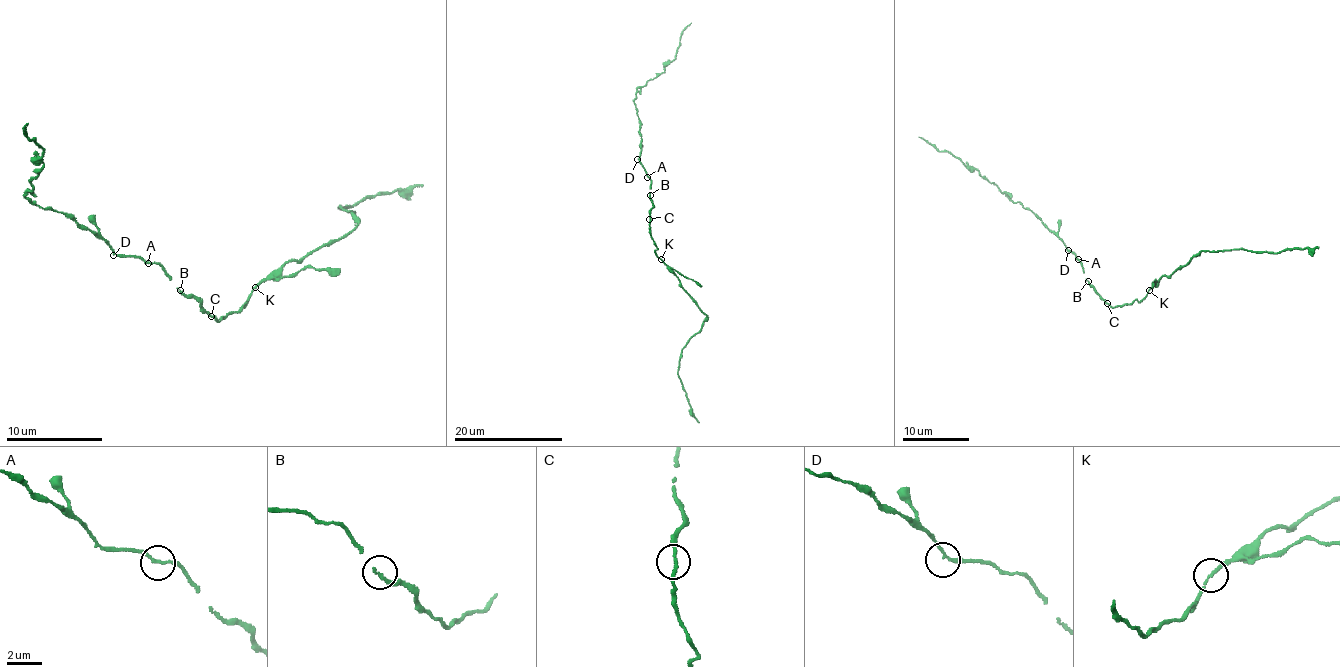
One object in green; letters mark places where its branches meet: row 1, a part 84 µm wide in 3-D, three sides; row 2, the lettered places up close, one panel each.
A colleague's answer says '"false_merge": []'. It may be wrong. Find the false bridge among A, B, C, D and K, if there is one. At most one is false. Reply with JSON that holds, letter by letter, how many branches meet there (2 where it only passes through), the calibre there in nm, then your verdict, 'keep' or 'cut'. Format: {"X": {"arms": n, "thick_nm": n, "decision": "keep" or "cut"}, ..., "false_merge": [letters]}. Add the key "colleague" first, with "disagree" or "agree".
{"colleague": "disagree", "A": {"arms": 2, "thick_nm": 140, "decision": "keep"}, "B": {"arms": 1, "thick_nm": 160, "decision": "keep"}, "C": {"arms": 2, "thick_nm": 170, "decision": "keep"}, "D": {"arms": 2, "thick_nm": 140, "decision": "keep"}, "K": {"arms": 2, "thick_nm": 140, "decision": "cut"}, "false_merge": ["K"]}

